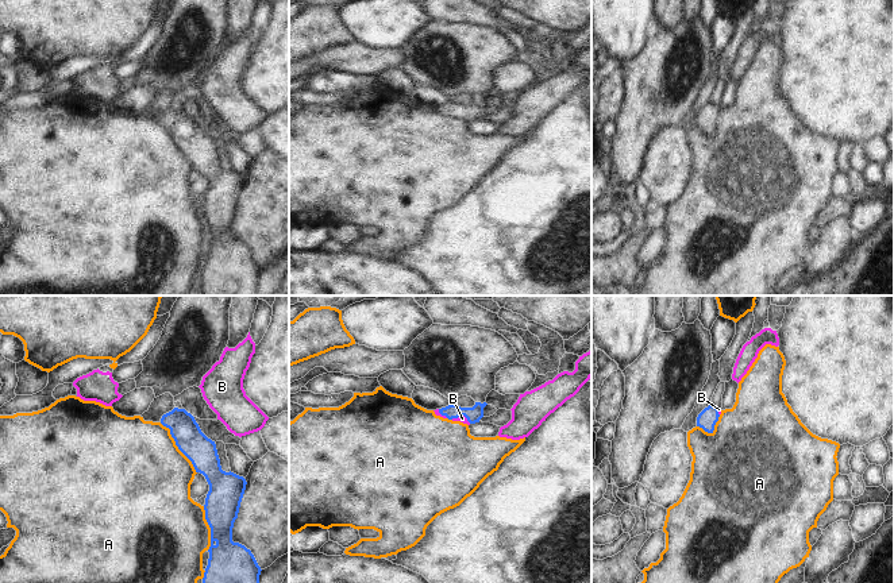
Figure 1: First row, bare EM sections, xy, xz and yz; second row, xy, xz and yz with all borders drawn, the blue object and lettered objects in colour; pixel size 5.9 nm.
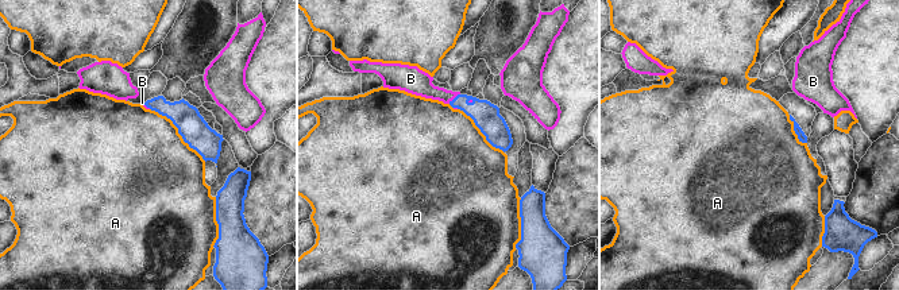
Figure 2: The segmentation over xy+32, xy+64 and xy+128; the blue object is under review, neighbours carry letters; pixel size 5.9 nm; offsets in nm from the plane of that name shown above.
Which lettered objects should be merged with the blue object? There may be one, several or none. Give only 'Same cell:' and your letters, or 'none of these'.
Same cell: B

